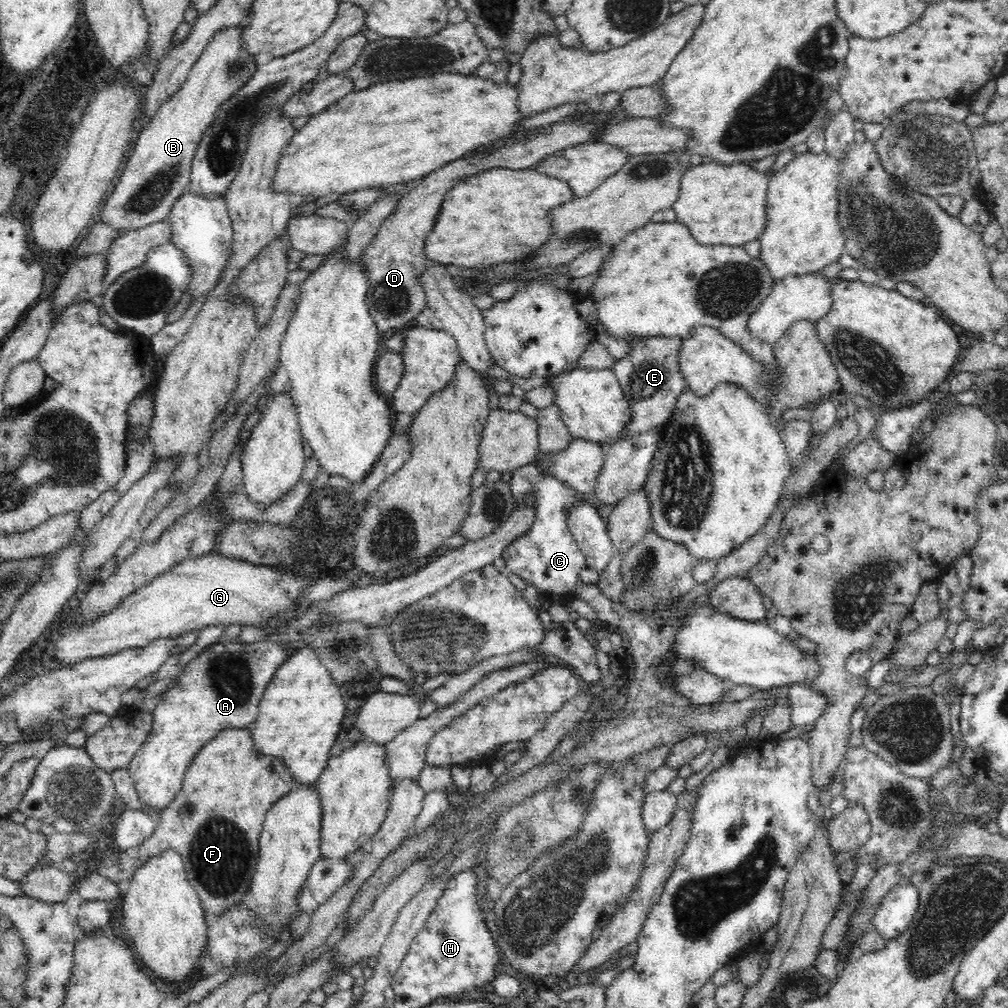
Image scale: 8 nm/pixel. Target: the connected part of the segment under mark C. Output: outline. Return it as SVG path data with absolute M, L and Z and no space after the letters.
M535 463L516 468L510 480L510 491L516 506L524 505L529 494L536 497L536 520L528 532L514 540L502 554L505 560L506 573L517 574L528 584L533 584L544 598L558 596L562 602L572 599L576 586L580 583L580 572L587 568L586 556L567 528L566 512L578 504L586 495L579 494L552 475L544 475Z

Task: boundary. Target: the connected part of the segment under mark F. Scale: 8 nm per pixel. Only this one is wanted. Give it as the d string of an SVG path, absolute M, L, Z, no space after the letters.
M246 727L225 728L201 747L184 773L180 792L157 819L158 823L156 828L153 828L152 836L133 849L122 850L118 856L104 858L96 872L115 883L130 881L134 871L152 855L160 854L166 849L174 849L182 855L189 883L198 893L205 912L217 915L240 901L248 901L248 889L257 867L259 838L266 813L275 804L276 799L293 789L296 782L294 773L280 759L258 753L250 729Z

